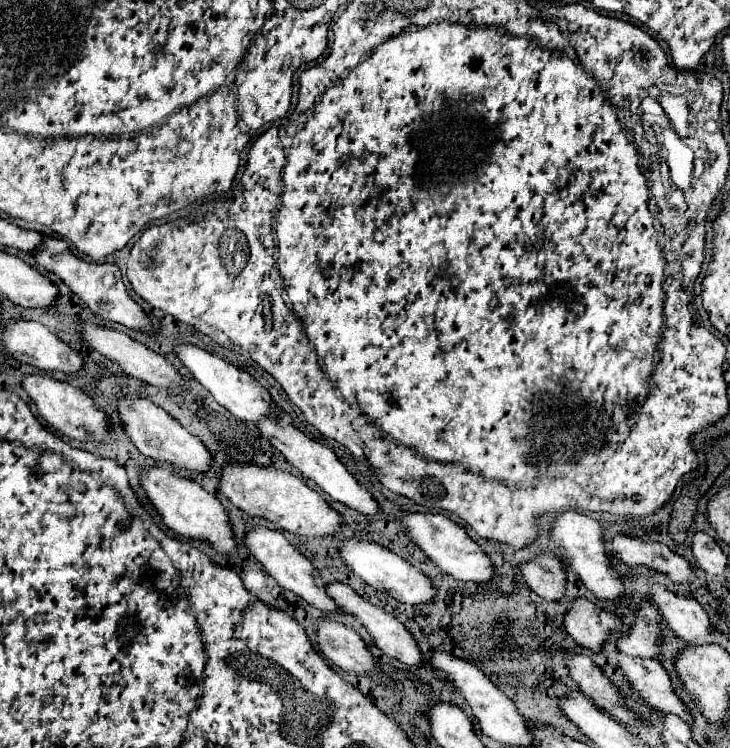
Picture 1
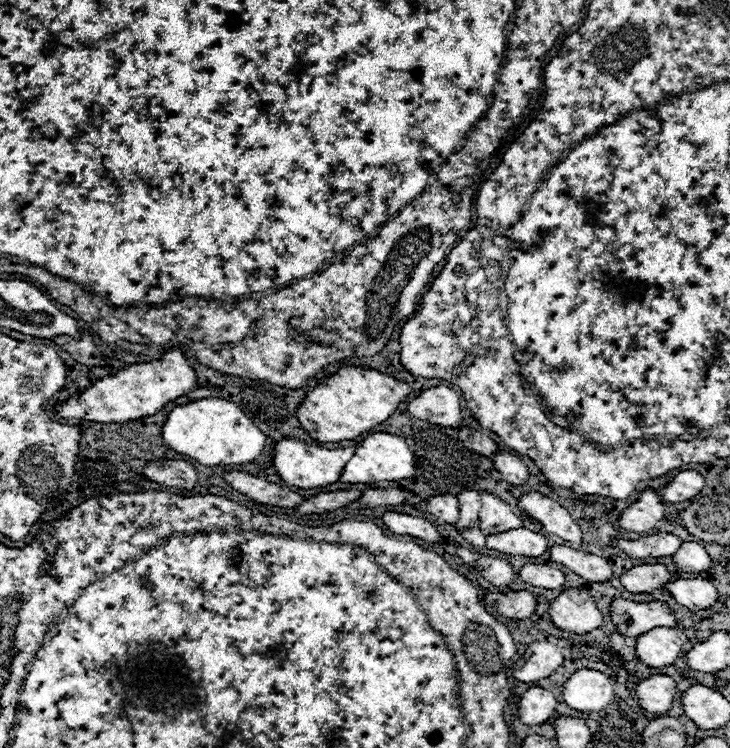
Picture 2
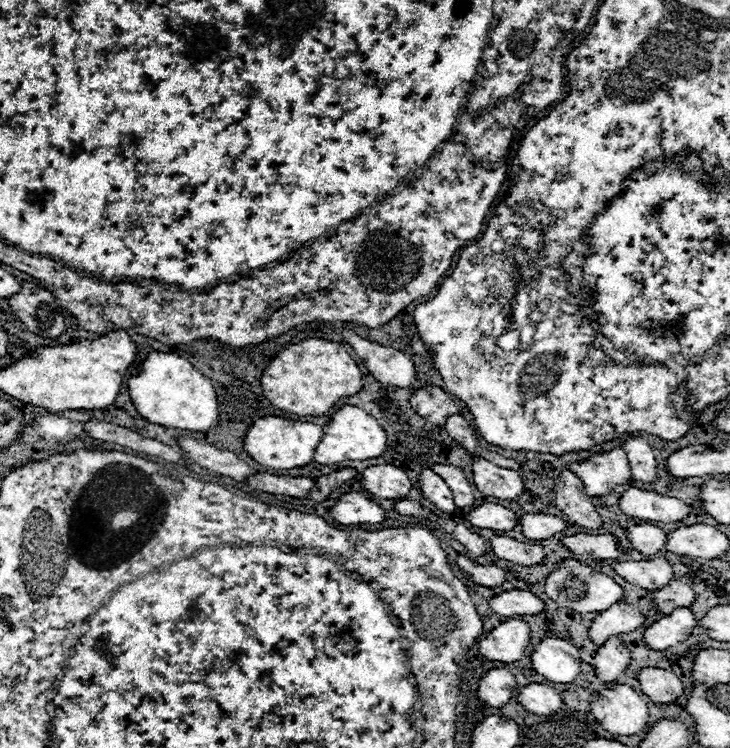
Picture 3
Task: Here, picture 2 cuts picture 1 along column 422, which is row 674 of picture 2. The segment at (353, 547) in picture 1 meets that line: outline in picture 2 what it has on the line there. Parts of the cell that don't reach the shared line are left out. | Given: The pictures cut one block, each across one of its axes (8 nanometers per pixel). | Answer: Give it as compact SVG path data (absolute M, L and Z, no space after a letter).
M582 668L566 680L562 696L564 702L578 712L600 712L612 702L614 690L602 672Z

